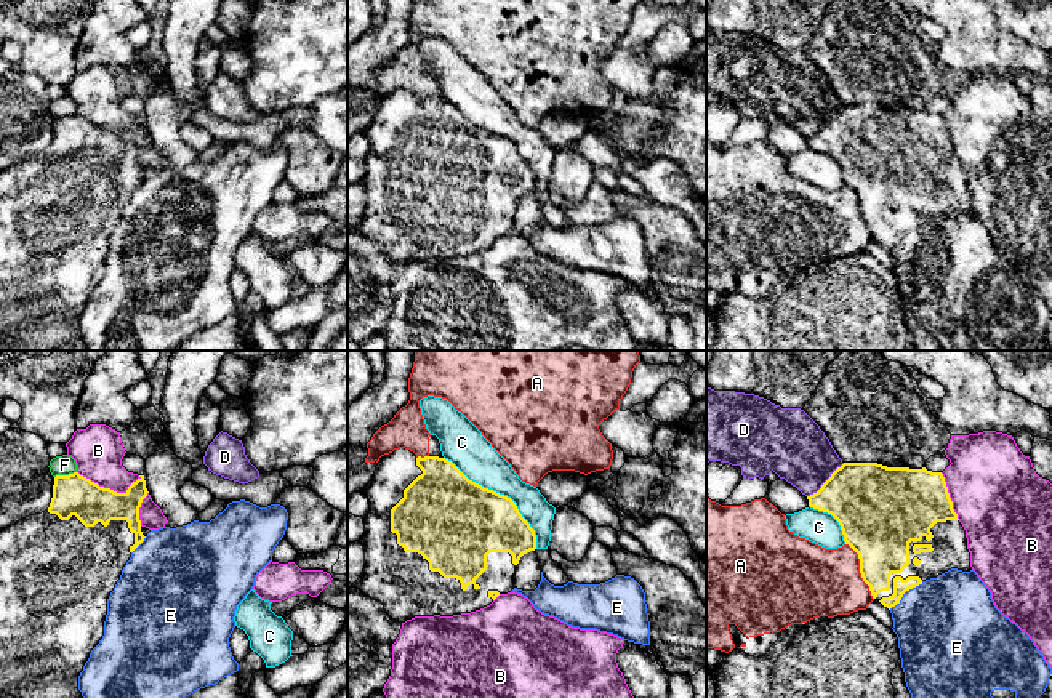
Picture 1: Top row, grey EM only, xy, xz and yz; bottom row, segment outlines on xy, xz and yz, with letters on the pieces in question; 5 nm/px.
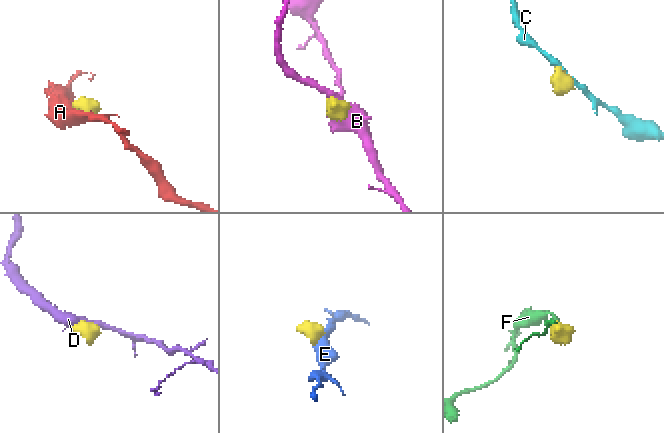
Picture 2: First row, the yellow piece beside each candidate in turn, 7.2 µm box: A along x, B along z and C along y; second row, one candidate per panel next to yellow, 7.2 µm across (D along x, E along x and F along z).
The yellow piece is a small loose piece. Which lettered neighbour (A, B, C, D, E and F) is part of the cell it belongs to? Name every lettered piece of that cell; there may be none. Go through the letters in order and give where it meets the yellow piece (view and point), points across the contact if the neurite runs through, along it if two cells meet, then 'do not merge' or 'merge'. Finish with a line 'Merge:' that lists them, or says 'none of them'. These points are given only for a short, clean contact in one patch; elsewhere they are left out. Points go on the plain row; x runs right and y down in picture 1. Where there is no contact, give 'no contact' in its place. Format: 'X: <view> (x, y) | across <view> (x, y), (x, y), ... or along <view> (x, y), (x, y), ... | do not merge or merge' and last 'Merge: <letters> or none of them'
A: yz (860, 213) | do not merge
B: xy (109, 130) | do not merge
C: xz (501, 136) | do not merge
D: yz (827, 122) | do not merge
E: yz (905, 232) | along yz (923, 223), (910, 229), (889, 250) | do not merge
F: xy (64, 117) | do not merge
Merge: none of them

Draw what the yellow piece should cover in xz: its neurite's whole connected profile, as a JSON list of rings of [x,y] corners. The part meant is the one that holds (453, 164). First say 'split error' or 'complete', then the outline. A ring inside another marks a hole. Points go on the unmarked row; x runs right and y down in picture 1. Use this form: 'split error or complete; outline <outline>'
split error; outline [[[399,90],[379,99],[373,122],[363,130],[370,152],[365,158],[365,174],[360,184],[365,187],[365,210],[360,219],[351,227],[360,231],[365,237],[381,243],[386,255],[405,264],[415,258],[453,258],[471,255],[490,247],[500,235],[508,235],[514,231],[516,207],[520,199],[536,191],[536,176],[530,165],[522,158],[516,144],[493,131],[469,122],[452,102],[439,98],[416,98],[413,93]]]

